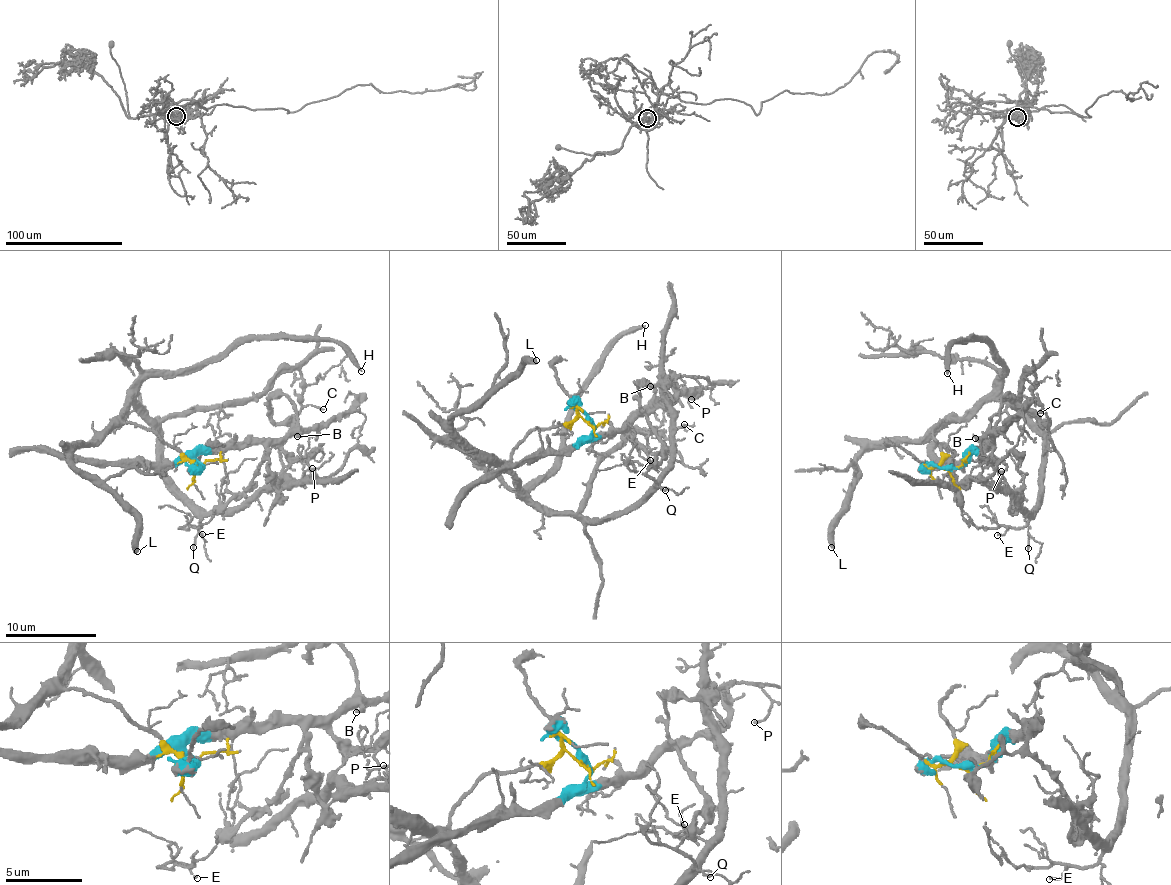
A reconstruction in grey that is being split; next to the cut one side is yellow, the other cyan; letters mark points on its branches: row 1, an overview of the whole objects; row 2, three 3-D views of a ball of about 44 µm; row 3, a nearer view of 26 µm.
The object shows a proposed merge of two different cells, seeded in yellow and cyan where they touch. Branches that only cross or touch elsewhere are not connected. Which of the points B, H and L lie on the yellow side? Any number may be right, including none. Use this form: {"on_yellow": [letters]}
{"on_yellow": ["H", "L"]}

